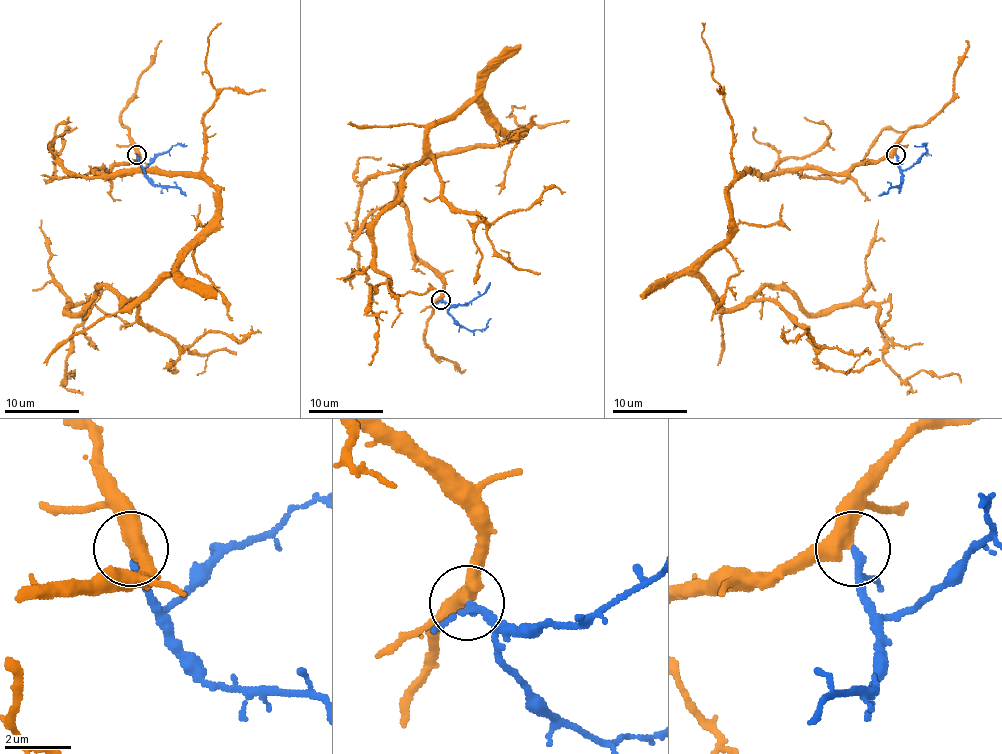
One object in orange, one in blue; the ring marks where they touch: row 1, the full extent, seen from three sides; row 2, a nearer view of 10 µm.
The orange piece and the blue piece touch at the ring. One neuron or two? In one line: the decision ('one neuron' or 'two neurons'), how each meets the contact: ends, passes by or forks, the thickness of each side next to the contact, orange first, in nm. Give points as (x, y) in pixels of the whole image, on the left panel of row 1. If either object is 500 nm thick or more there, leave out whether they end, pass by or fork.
one neuron | orange passes by | blue passes by | 440/200 nm

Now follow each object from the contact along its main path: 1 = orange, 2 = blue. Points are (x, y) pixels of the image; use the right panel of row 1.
1: (895, 155), (741, 175), (698, 274), (726, 309), (769, 285), (806, 311), (877, 306), (903, 380), (960, 382)
2: (895, 155), (897, 164), (906, 170), (927, 151), (925, 144), (914, 146)

